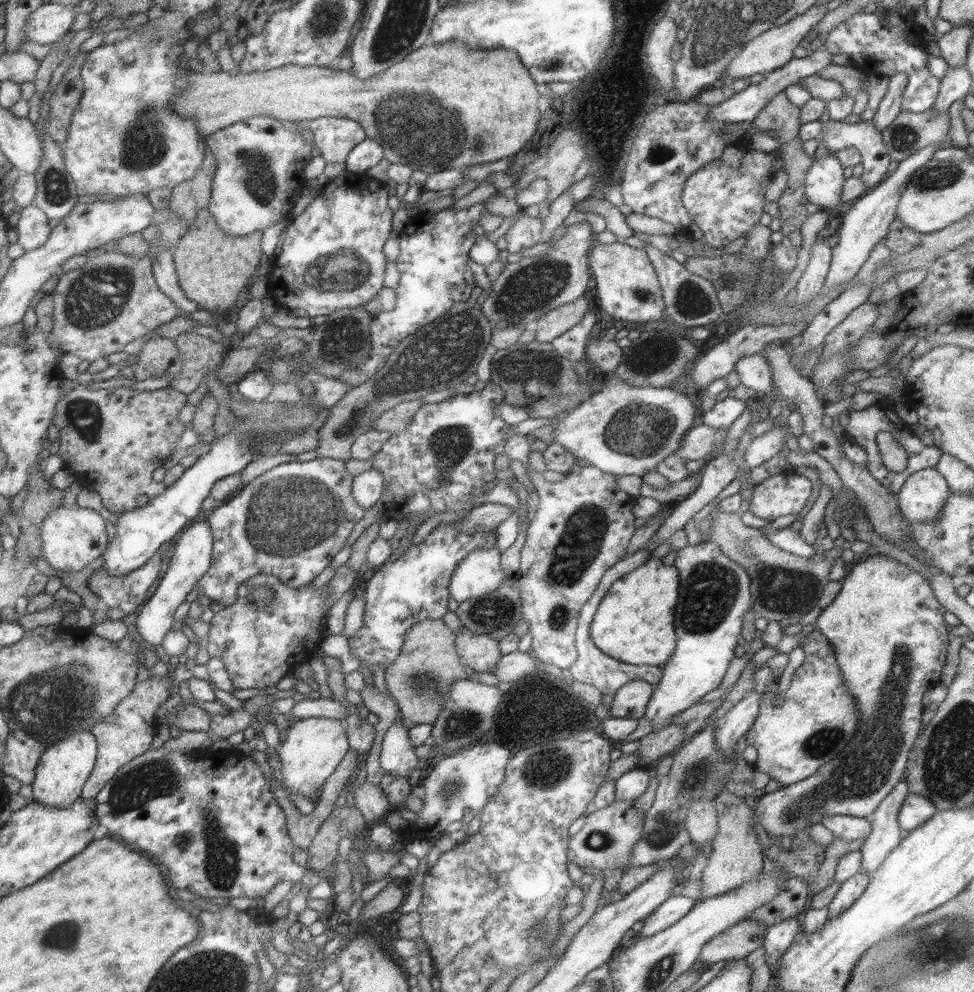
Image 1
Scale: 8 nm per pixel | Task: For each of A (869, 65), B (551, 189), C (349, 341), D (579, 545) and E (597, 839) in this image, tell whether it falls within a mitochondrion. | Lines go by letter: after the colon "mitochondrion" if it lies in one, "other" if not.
A: other
B: other
C: mitochondrion
D: mitochondrion
E: mitochondrion

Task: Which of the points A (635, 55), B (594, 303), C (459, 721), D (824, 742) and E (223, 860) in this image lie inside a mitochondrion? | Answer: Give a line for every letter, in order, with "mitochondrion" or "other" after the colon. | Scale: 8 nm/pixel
A: other
B: other
C: mitochondrion
D: mitochondrion
E: mitochondrion

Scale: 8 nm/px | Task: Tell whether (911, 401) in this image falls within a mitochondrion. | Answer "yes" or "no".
no

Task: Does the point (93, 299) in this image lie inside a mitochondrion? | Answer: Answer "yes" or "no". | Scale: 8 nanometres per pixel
yes

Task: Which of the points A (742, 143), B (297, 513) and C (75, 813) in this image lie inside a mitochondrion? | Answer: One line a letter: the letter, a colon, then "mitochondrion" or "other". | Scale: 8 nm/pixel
A: other
B: mitochondrion
C: other

